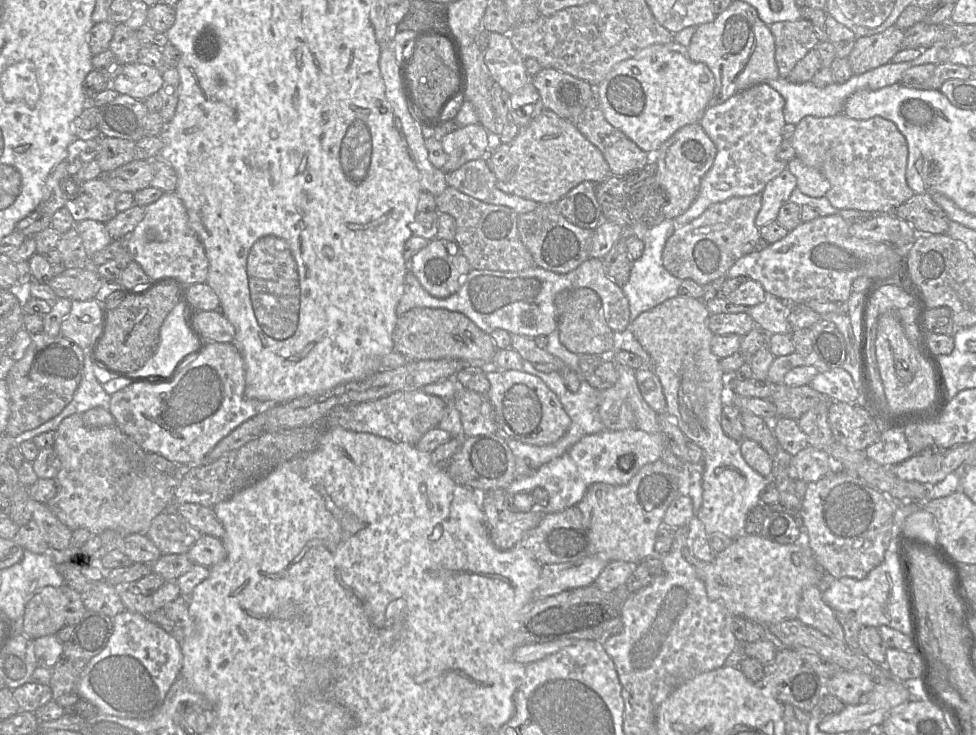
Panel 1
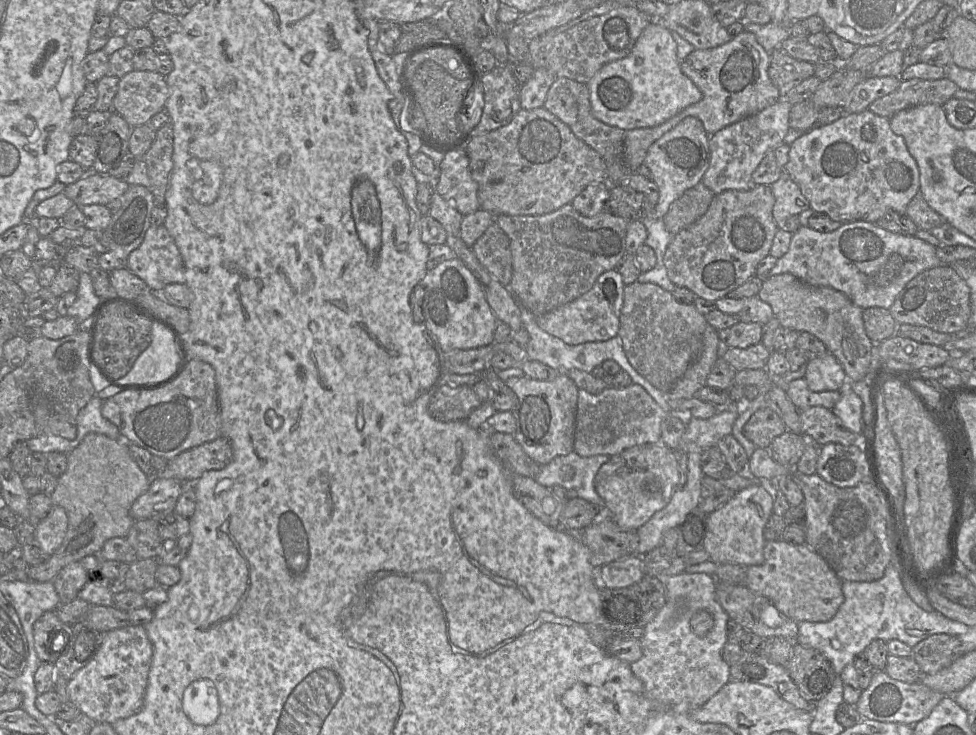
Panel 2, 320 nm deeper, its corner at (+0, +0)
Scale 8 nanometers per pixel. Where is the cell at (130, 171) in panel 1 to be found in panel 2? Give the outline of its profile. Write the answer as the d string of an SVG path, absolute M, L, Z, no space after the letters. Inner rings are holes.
M87 172L73 184L67 185L63 193L75 203L75 207L107 205L116 198L122 198L129 186L125 179Z

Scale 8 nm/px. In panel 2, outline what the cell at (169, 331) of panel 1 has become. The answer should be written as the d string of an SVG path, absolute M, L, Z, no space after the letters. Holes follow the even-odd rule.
M153 320L149 346L135 361L130 372L116 385L155 385L169 377L180 362L172 332L162 322Z

